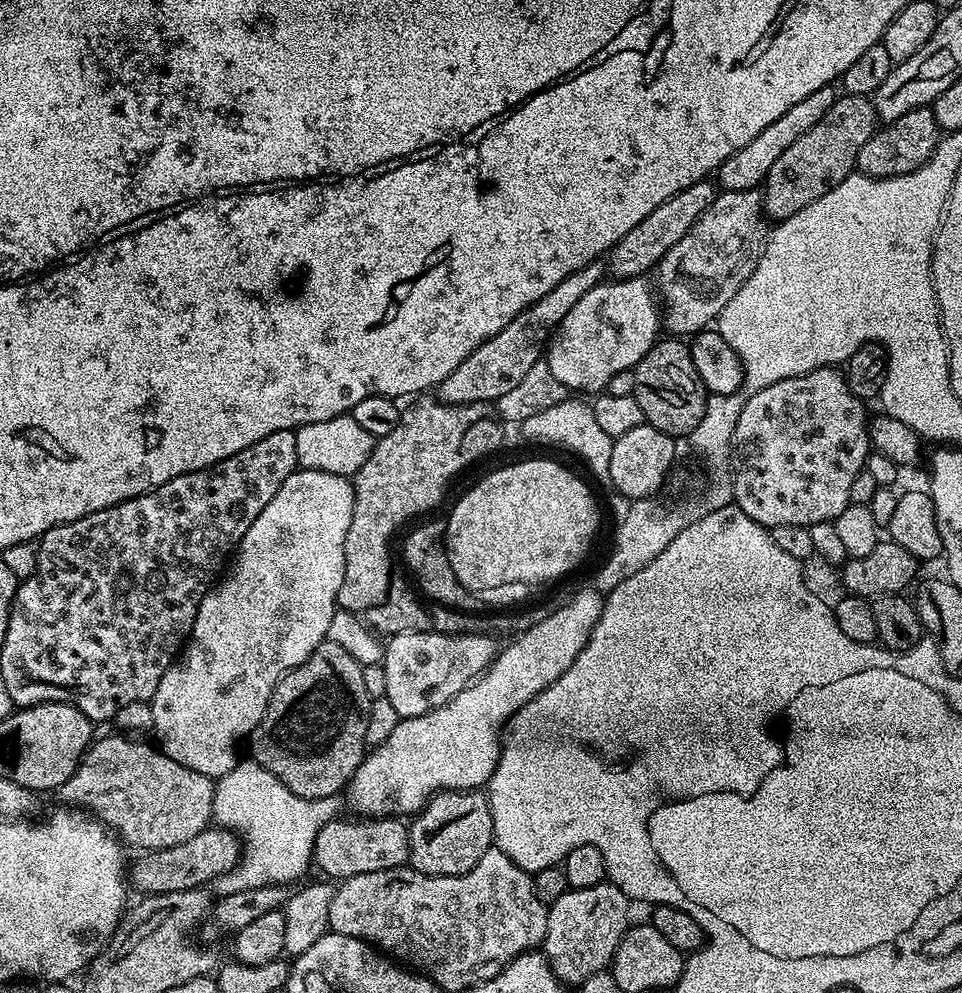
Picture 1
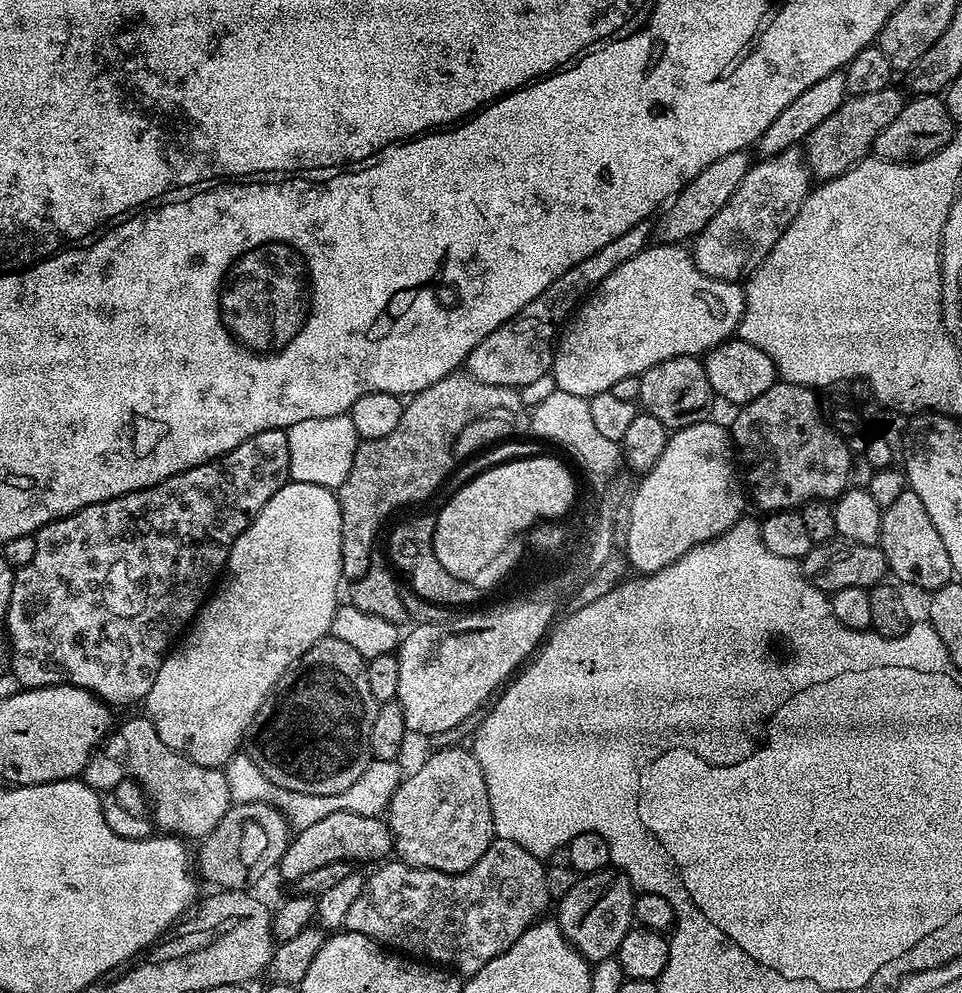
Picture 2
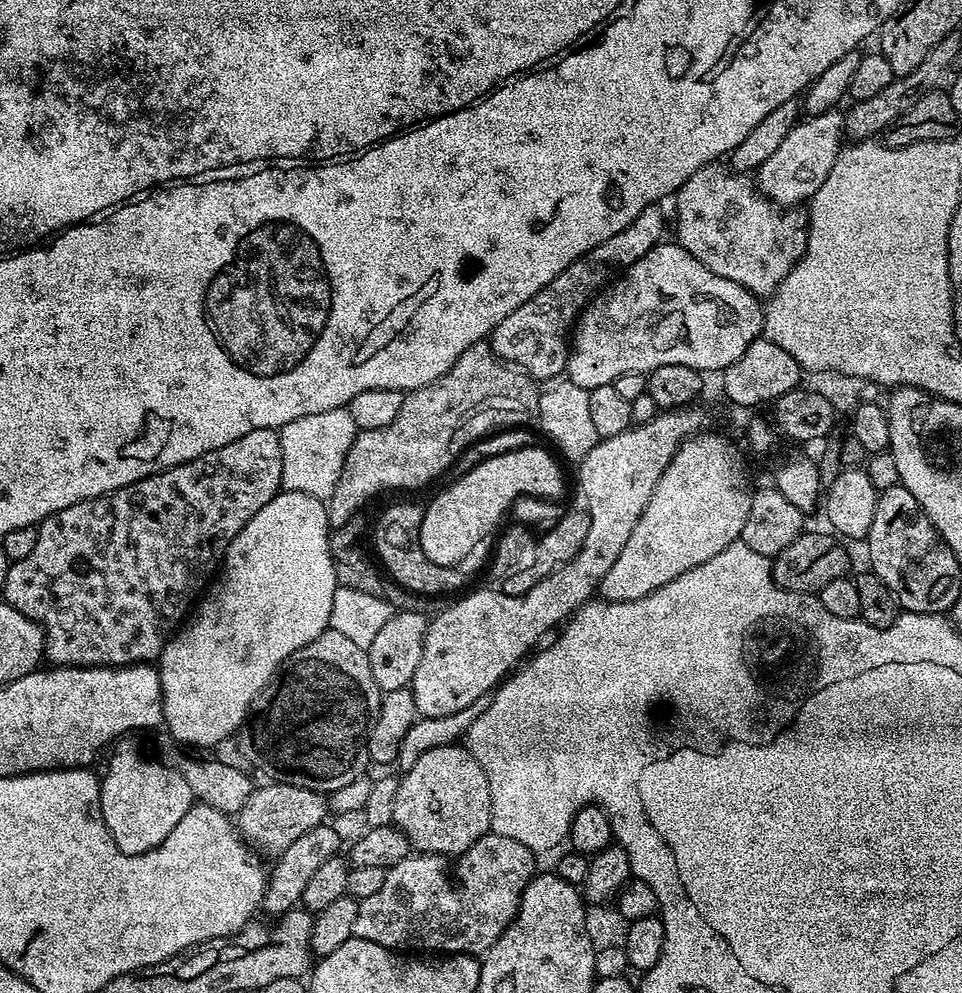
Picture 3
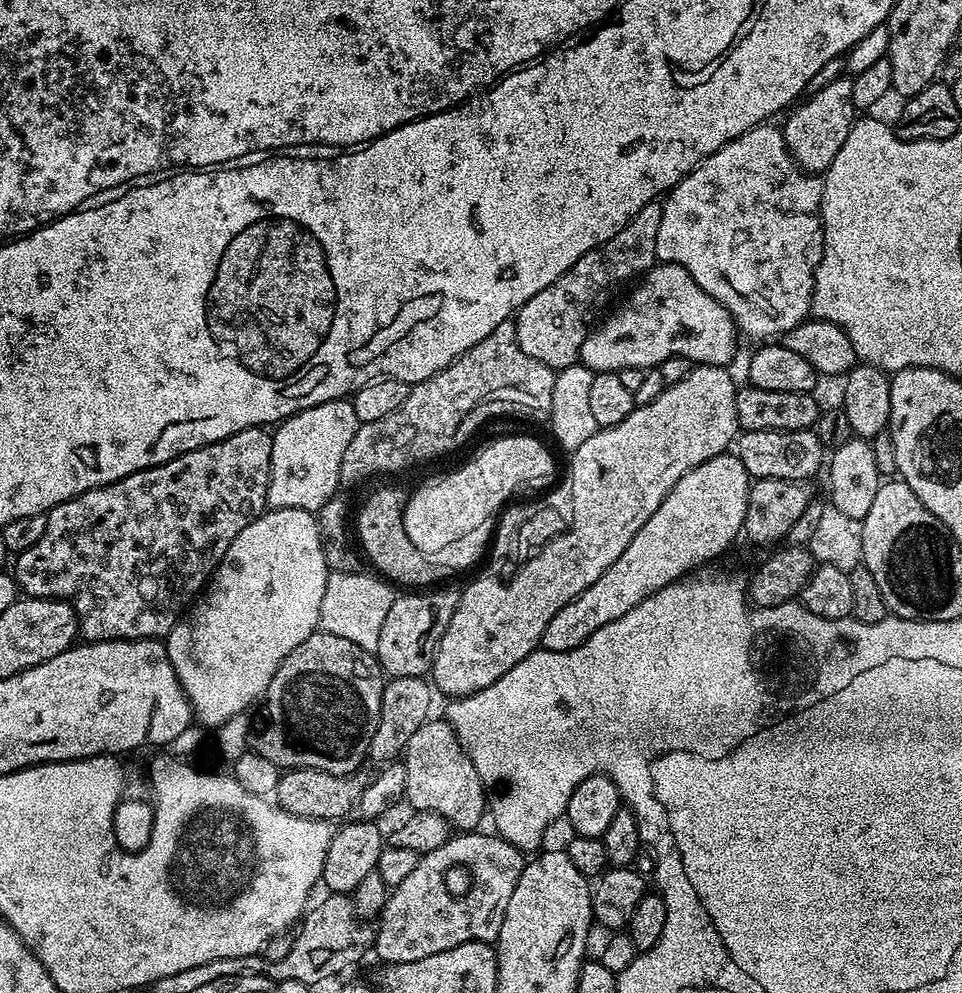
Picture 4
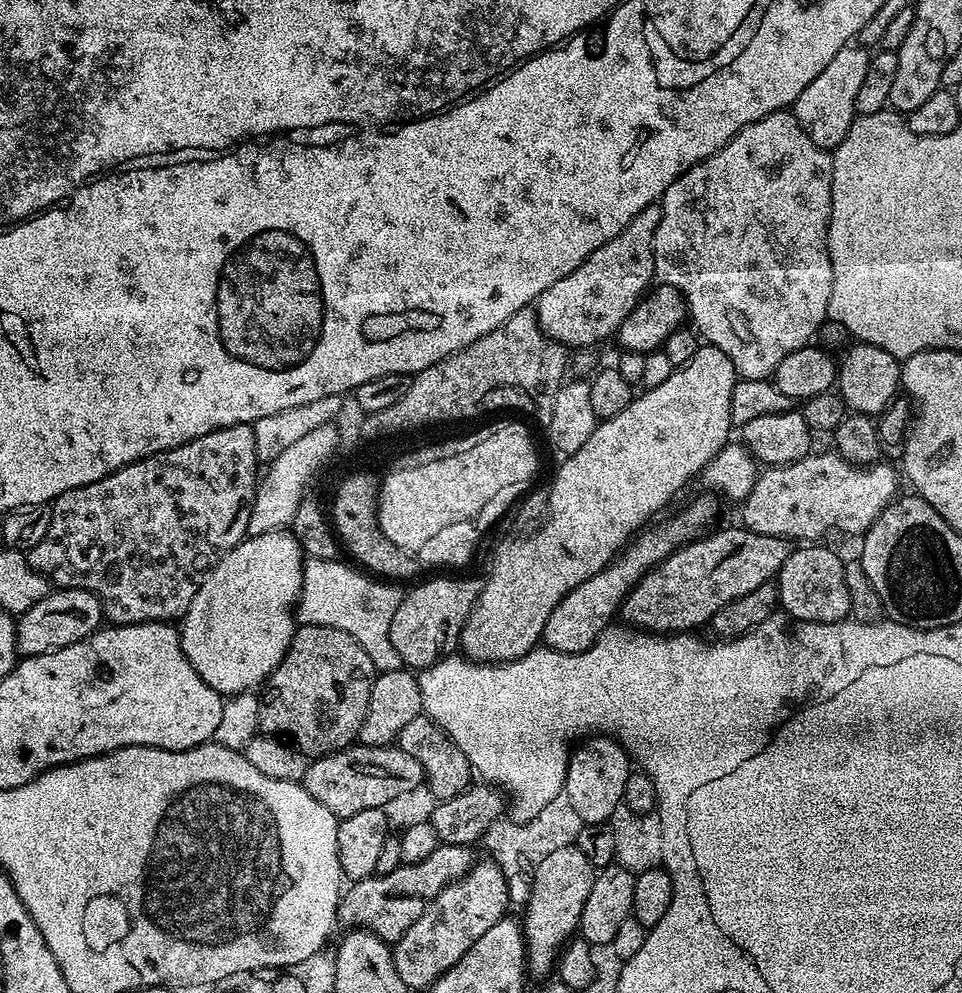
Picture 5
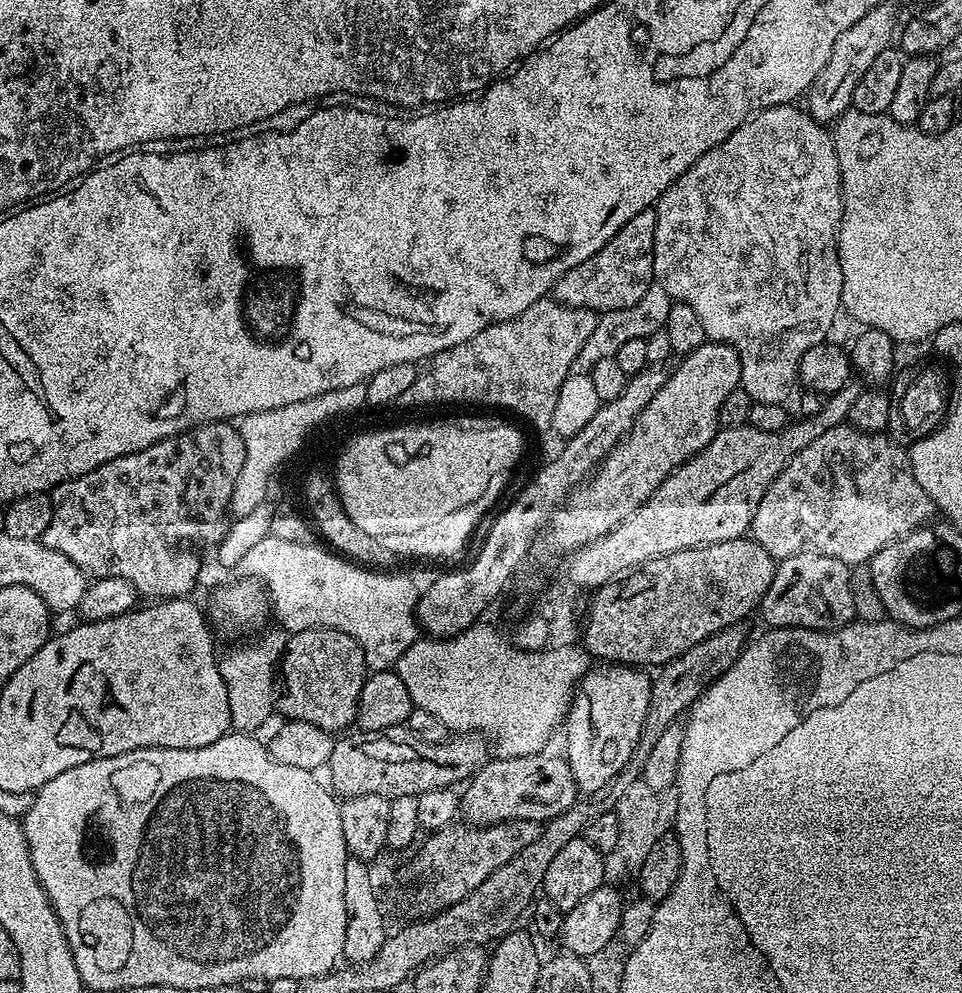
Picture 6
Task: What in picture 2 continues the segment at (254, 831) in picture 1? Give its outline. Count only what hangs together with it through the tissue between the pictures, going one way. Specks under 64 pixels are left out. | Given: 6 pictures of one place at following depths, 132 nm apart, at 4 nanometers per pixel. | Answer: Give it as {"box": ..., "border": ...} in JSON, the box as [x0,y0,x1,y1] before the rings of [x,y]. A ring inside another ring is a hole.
{"box":[222,750,402,830],"border":[[[242,750],[237,751],[235,756],[228,759],[222,771],[226,778],[226,786],[230,786],[230,794],[235,803],[266,802],[272,804],[280,809],[281,814],[293,829],[299,830],[306,826],[314,826],[314,822],[339,812],[380,816],[387,809],[396,792],[396,787],[401,782],[402,771],[400,772],[398,765],[396,760],[372,760],[366,766],[366,770],[358,774],[358,782],[354,782],[354,786],[346,786],[342,794],[302,794],[280,788],[274,782],[270,782],[270,778],[266,778],[266,774],[262,774],[262,770],[258,770],[258,766],[254,766],[252,759]]]}

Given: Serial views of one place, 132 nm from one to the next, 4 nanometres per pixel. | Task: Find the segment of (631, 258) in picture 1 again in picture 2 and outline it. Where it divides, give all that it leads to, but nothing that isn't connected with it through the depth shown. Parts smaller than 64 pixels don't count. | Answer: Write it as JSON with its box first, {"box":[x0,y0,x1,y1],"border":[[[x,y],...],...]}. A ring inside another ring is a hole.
{"box":[654,151,754,245],"border":[[[747,151],[735,152],[718,158],[718,162],[710,162],[710,166],[706,166],[706,170],[702,170],[702,174],[698,174],[698,178],[688,183],[680,191],[680,195],[659,213],[660,221],[655,221],[654,224],[655,235],[665,244],[677,245],[695,238],[708,225],[710,218],[714,218],[714,214],[718,214],[718,210],[722,210],[722,206],[730,202],[730,194],[738,190],[738,182],[746,178],[749,168],[754,163],[753,157],[748,155]]]}

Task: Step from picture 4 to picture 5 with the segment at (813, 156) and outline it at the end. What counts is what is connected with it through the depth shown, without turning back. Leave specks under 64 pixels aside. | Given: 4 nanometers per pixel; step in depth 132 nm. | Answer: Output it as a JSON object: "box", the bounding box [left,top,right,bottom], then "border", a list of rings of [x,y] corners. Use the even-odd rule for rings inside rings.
{"box":[790,46,870,150],"border":[[[849,46],[838,50],[830,66],[826,66],[826,70],[822,70],[822,74],[818,74],[818,78],[814,78],[814,82],[810,82],[810,86],[806,86],[802,94],[798,94],[790,111],[796,117],[798,126],[806,130],[810,142],[820,148],[835,150],[842,138],[846,138],[852,121],[857,117],[854,98],[858,98],[858,86],[862,86],[869,59],[870,52],[867,48]]]}

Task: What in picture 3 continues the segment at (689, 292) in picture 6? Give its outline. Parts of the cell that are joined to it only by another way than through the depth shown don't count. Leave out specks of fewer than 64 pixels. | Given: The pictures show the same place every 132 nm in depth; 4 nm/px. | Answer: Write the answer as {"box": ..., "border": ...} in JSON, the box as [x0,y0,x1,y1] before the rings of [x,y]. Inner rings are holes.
{"box":[674,162,808,298],"border":[[[717,162],[707,164],[698,170],[680,187],[674,197],[676,203],[675,243],[698,258],[703,266],[722,278],[738,283],[759,298],[767,298],[790,274],[790,270],[800,261],[808,241],[808,218],[799,207],[784,206],[767,200],[753,177],[733,170]]]}

